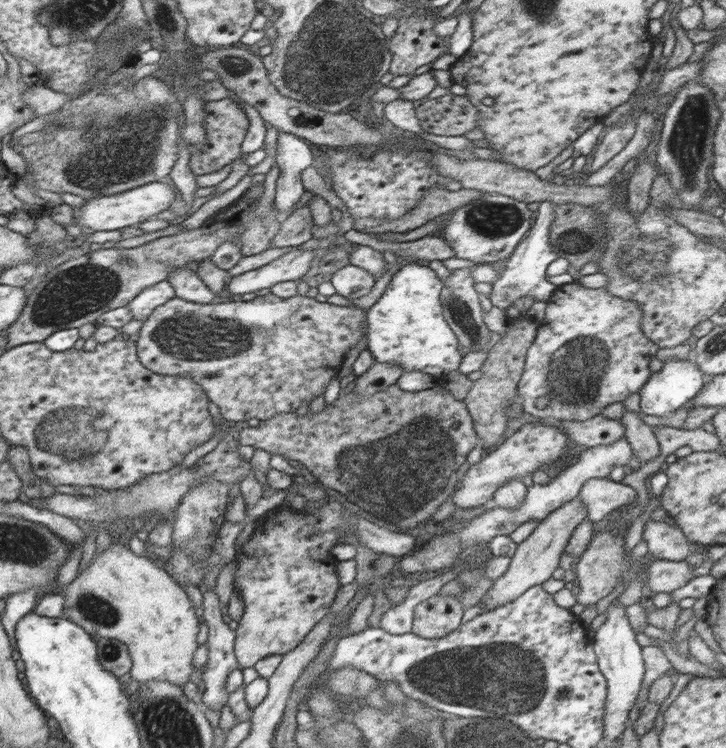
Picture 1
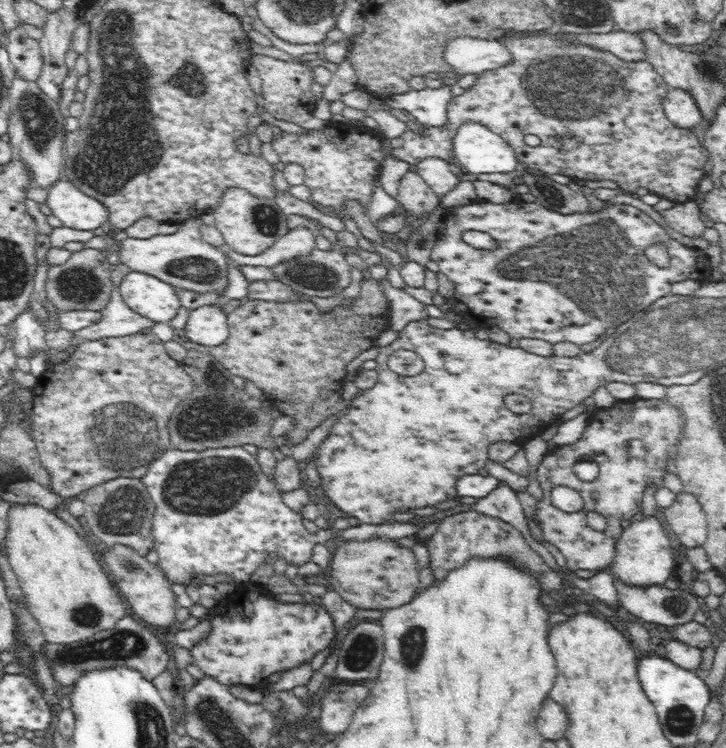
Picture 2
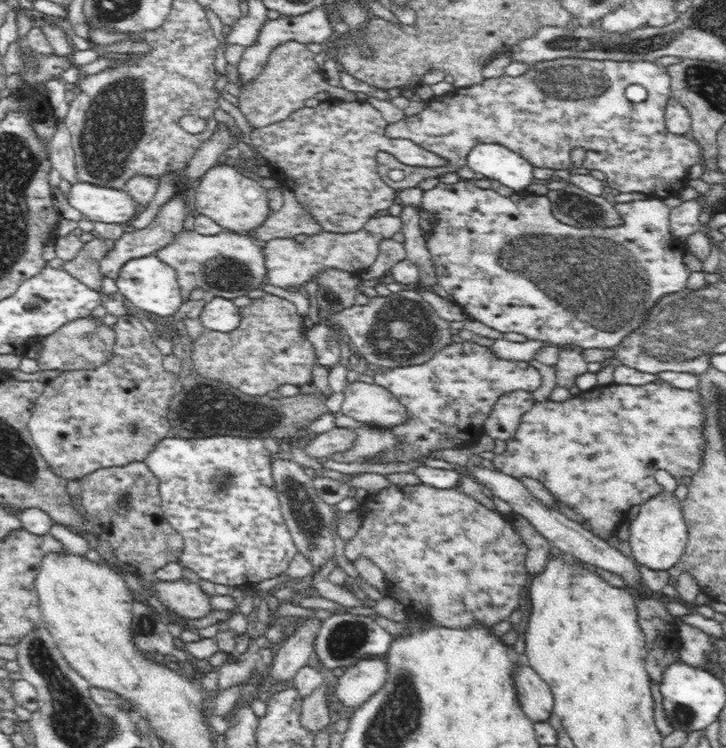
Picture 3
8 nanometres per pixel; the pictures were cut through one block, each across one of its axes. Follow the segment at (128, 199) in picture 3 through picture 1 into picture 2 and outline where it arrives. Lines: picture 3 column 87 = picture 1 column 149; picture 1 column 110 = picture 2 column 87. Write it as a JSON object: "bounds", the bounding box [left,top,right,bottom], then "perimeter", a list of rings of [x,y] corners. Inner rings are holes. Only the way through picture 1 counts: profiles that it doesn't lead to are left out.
{"bounds":[46,178,108,231],"perimeter":[[[60,178],[48,188],[46,204],[68,228],[93,231],[108,221],[104,204],[84,194],[65,178]]]}

